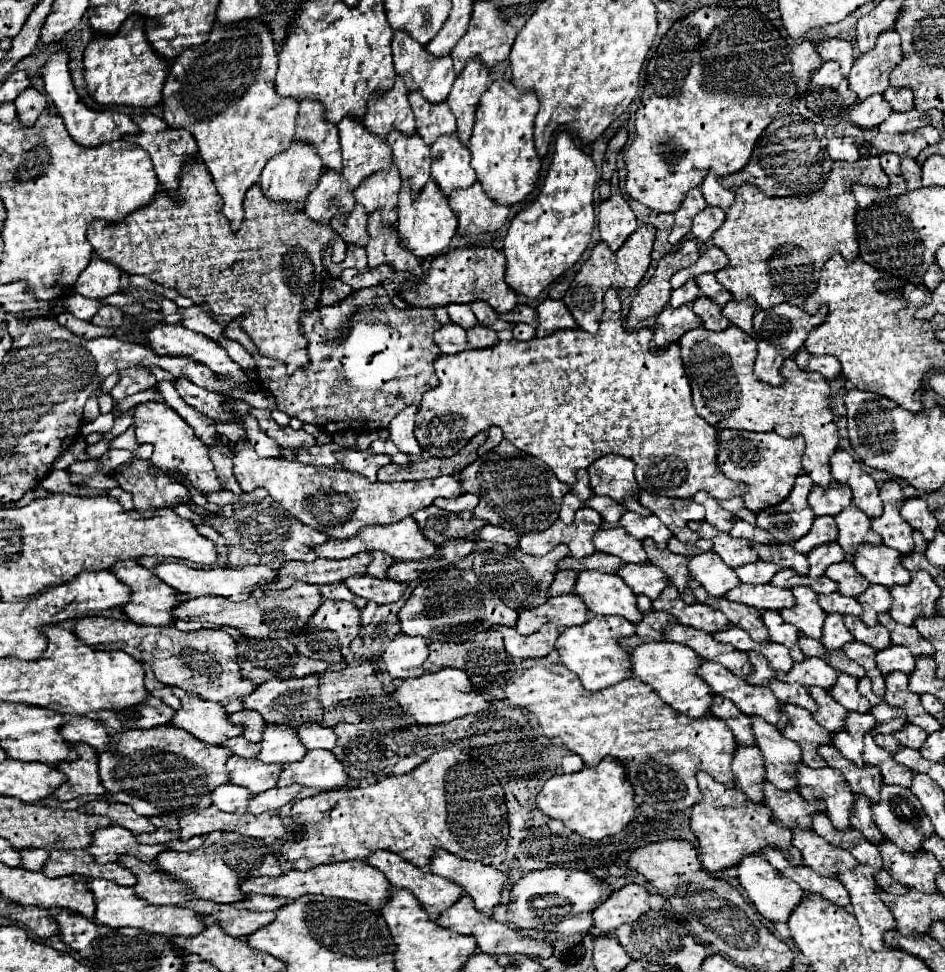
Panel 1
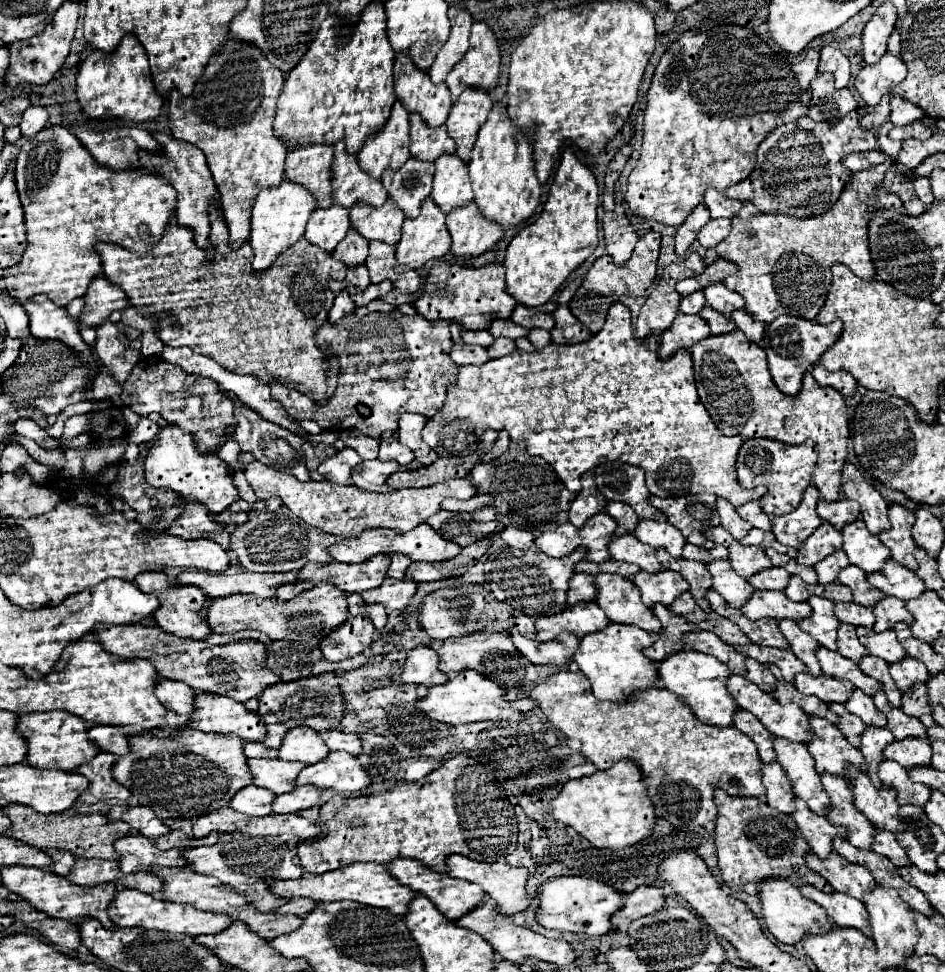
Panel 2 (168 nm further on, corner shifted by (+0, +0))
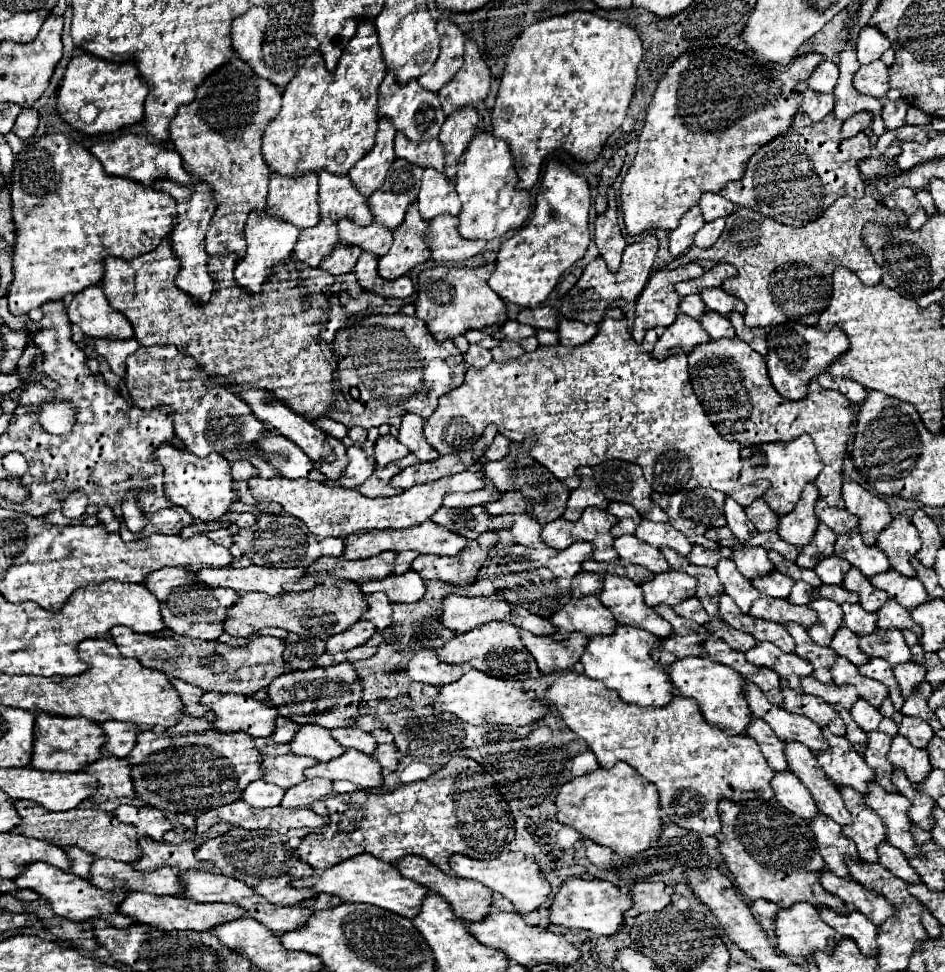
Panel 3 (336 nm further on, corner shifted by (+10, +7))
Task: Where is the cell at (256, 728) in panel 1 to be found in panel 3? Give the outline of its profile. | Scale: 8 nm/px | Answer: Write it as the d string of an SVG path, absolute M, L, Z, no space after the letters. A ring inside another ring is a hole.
M280 716L276 720L276 734L272 734L272 740L274 742L280 742L280 744L288 744L288 740L292 742L294 734L300 730L300 726L296 722L292 722L290 718L284 718Z

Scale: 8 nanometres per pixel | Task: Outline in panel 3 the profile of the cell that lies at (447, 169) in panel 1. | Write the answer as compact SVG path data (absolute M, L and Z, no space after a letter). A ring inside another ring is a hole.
M424 170L418 208L424 220L432 220L440 214L456 216L460 212L460 200L454 190L454 182L450 182L442 172Z

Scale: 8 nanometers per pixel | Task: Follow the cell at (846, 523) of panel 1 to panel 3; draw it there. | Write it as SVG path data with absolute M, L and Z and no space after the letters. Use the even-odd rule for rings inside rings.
M856 532L838 536L836 556L848 560L854 568L858 568L868 578L892 568L886 554L878 546L864 546L860 534L856 534Z

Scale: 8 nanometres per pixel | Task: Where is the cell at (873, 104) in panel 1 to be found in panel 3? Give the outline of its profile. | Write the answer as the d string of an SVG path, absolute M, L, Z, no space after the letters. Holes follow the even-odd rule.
M856 112L852 118L848 118L842 124L842 138L854 138L856 134L864 132L872 124L872 114L870 112Z

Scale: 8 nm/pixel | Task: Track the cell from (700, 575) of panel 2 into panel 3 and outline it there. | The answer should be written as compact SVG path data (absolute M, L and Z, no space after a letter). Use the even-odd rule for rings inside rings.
M684 562L682 572L690 574L690 576L696 576L696 580L698 580L696 596L698 598L710 596L710 598L714 598L714 604L716 604L716 600L724 594L724 586L722 586L714 568L704 568L704 566L694 566L690 562Z

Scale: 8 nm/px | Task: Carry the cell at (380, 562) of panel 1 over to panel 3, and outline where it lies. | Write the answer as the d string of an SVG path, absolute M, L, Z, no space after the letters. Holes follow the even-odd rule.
M400 552L398 554L398 558L396 558L396 572L398 574L404 574L404 572L408 572L410 570L410 566L412 566L412 560L414 558L418 558L420 554L416 554L416 552Z

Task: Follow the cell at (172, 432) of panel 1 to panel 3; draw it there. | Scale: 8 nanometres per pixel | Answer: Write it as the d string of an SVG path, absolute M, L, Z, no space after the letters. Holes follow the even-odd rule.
M164 444L156 450L156 460L164 466L164 492L170 502L182 506L188 514L202 522L218 520L226 512L230 512L230 504L238 500L236 492L232 490L232 472L230 462L220 458L220 454L210 454L208 458L196 458L194 454Z

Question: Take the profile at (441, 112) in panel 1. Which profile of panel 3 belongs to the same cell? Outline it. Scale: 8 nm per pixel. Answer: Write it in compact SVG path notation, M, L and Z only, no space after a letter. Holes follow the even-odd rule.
M396 134L394 150L396 150L396 158L404 158L420 168L434 168L444 172L444 150L440 148L438 140L408 142L404 134Z

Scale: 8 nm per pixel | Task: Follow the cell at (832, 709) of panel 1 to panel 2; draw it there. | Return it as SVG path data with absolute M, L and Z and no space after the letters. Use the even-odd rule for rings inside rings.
M830 703L828 705L838 717L840 717L840 721L838 721L838 729L846 735L846 739L854 745L854 747L858 747L858 741L860 741L860 733L862 733L862 729L866 727L864 723L862 723L862 719L858 717L858 715L852 715L852 713L848 713L846 709L844 709L844 705L842 703Z

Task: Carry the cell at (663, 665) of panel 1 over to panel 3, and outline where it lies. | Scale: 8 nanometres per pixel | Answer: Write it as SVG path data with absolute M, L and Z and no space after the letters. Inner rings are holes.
M692 656L678 660L670 666L670 678L678 692L686 698L694 698L700 704L700 710L712 726L718 726L726 734L746 734L748 724L752 722L752 712L748 710L748 702L744 698L746 680L732 668L710 660L708 656Z

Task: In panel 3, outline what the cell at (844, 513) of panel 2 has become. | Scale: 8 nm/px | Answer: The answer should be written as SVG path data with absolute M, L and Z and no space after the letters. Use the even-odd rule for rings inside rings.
M824 500L816 502L816 516L818 516L820 522L828 524L836 534L850 532L850 530L854 530L858 526L858 518L848 514L848 510L844 510L844 508L830 508Z

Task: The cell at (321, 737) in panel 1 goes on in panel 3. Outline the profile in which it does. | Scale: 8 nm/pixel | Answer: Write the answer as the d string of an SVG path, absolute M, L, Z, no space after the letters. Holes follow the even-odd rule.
M336 728L332 730L332 736L342 742L344 748L360 748L366 754L372 754L376 750L376 738L364 730L358 728Z

